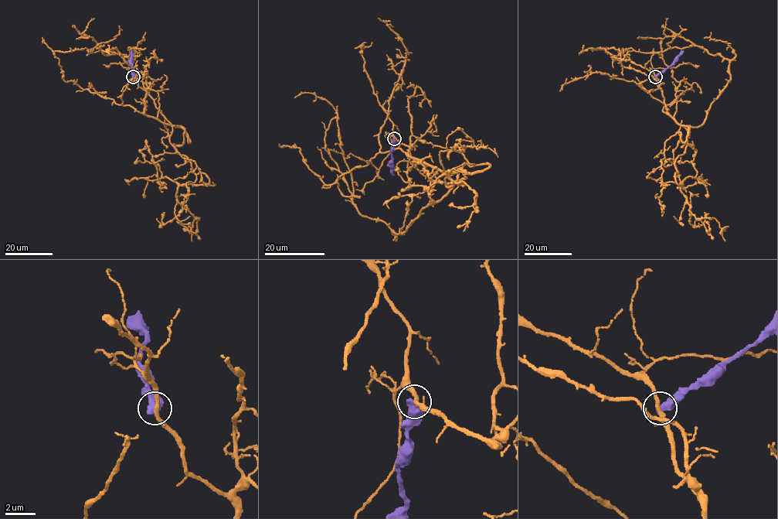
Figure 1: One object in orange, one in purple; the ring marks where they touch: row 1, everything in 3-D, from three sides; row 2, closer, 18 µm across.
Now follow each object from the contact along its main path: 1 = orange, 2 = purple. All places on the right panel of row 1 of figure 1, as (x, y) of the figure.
1: (655, 76), (667, 113), (688, 127), (675, 179), (698, 182), (685, 187), (680, 140)
2: (655, 76), (667, 68), (684, 51)

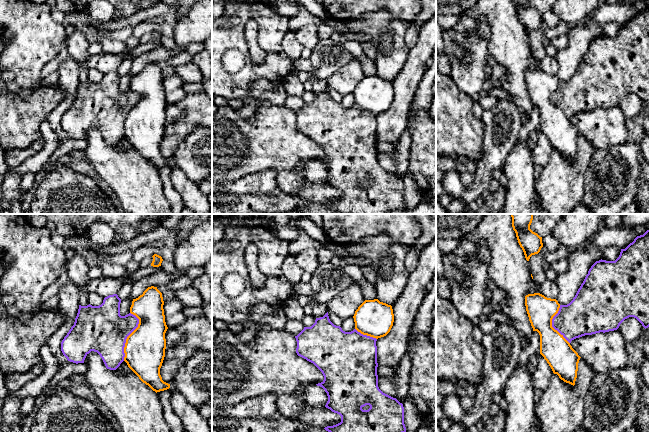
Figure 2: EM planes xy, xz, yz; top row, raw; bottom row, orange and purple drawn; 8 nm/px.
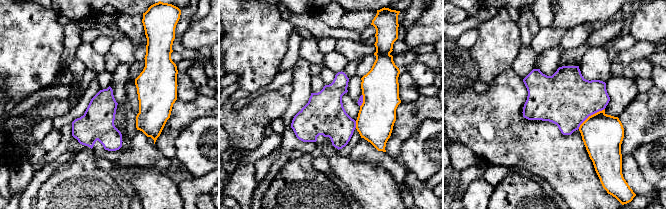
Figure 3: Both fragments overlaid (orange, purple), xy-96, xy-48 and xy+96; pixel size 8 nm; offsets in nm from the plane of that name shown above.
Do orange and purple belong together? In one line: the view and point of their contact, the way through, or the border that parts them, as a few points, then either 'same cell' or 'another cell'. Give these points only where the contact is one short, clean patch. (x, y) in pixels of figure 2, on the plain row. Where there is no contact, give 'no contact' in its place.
meets orange in xy at (128, 112); another cell

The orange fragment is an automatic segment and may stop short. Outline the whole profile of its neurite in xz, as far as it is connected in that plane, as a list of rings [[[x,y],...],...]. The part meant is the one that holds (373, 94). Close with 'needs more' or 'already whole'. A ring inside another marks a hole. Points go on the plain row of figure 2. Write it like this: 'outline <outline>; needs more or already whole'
outline [[[378,75],[365,76],[353,94],[358,108],[376,115],[386,112],[394,98],[392,82]]]; already whole

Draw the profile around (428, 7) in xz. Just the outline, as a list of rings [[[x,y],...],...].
[[[420,0],[421,8],[415,19],[407,26],[417,26],[421,28],[433,15],[436,14],[436,0]]]

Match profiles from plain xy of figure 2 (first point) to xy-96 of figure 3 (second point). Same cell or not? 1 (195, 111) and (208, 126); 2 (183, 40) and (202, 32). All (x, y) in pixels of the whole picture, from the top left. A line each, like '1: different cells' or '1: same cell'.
1: different cells
2: same cell

